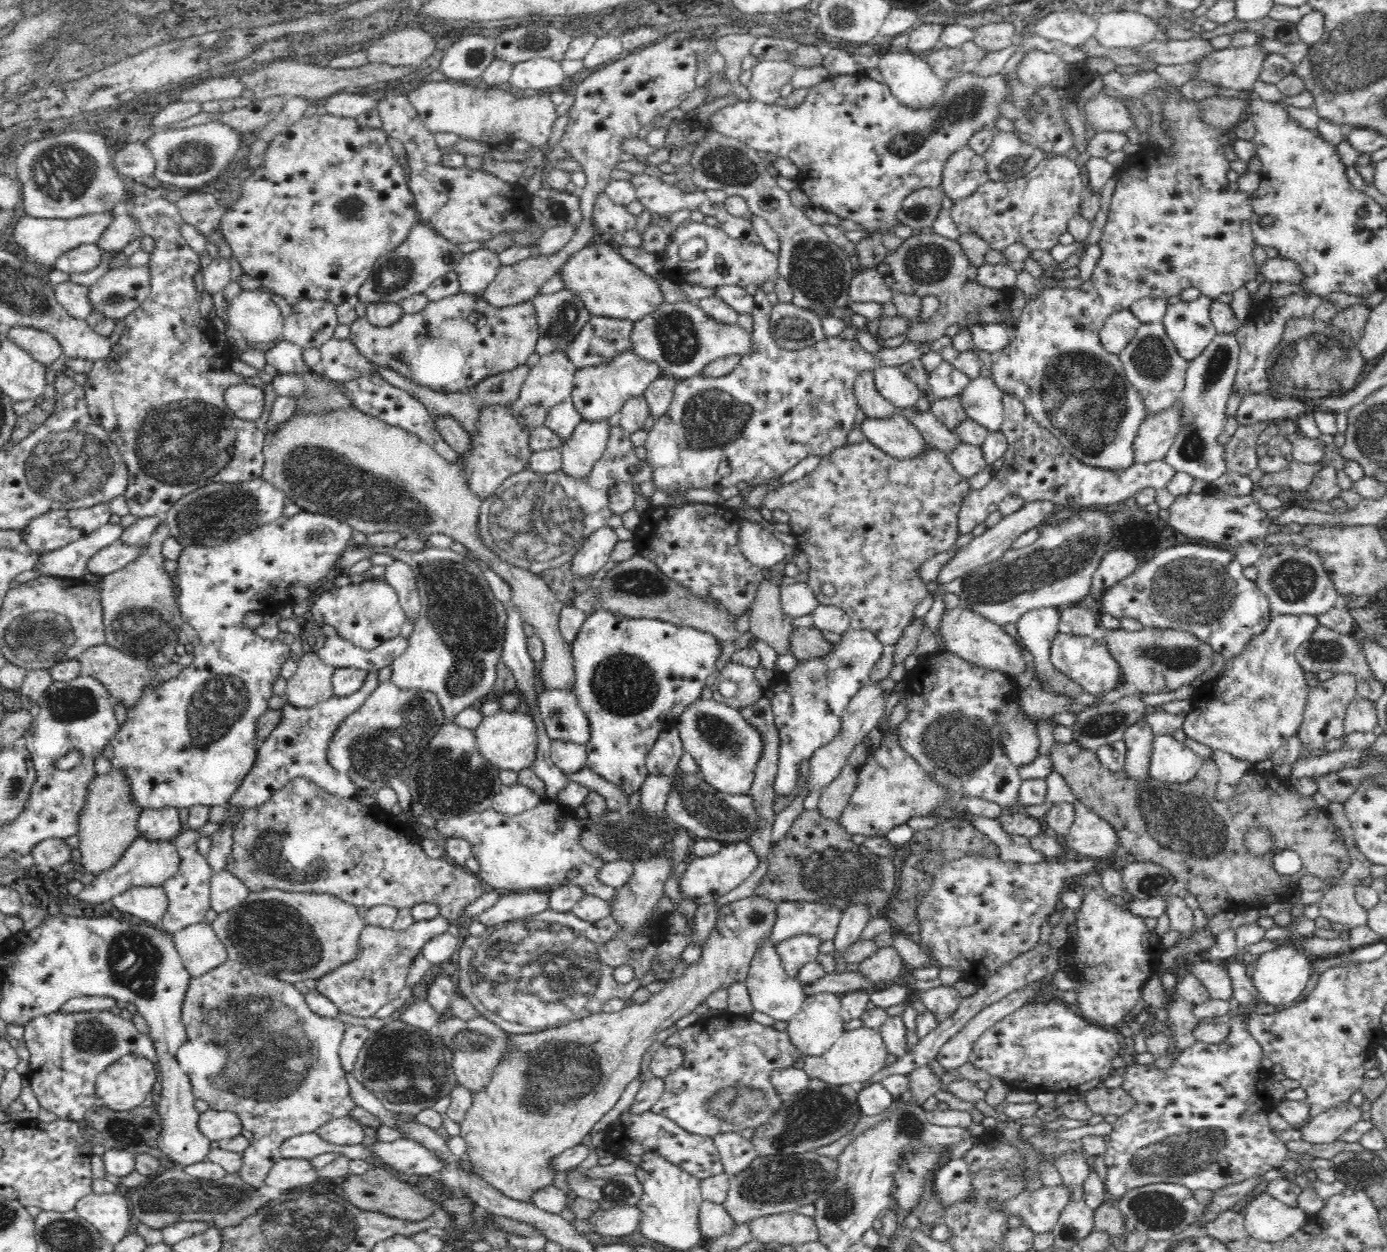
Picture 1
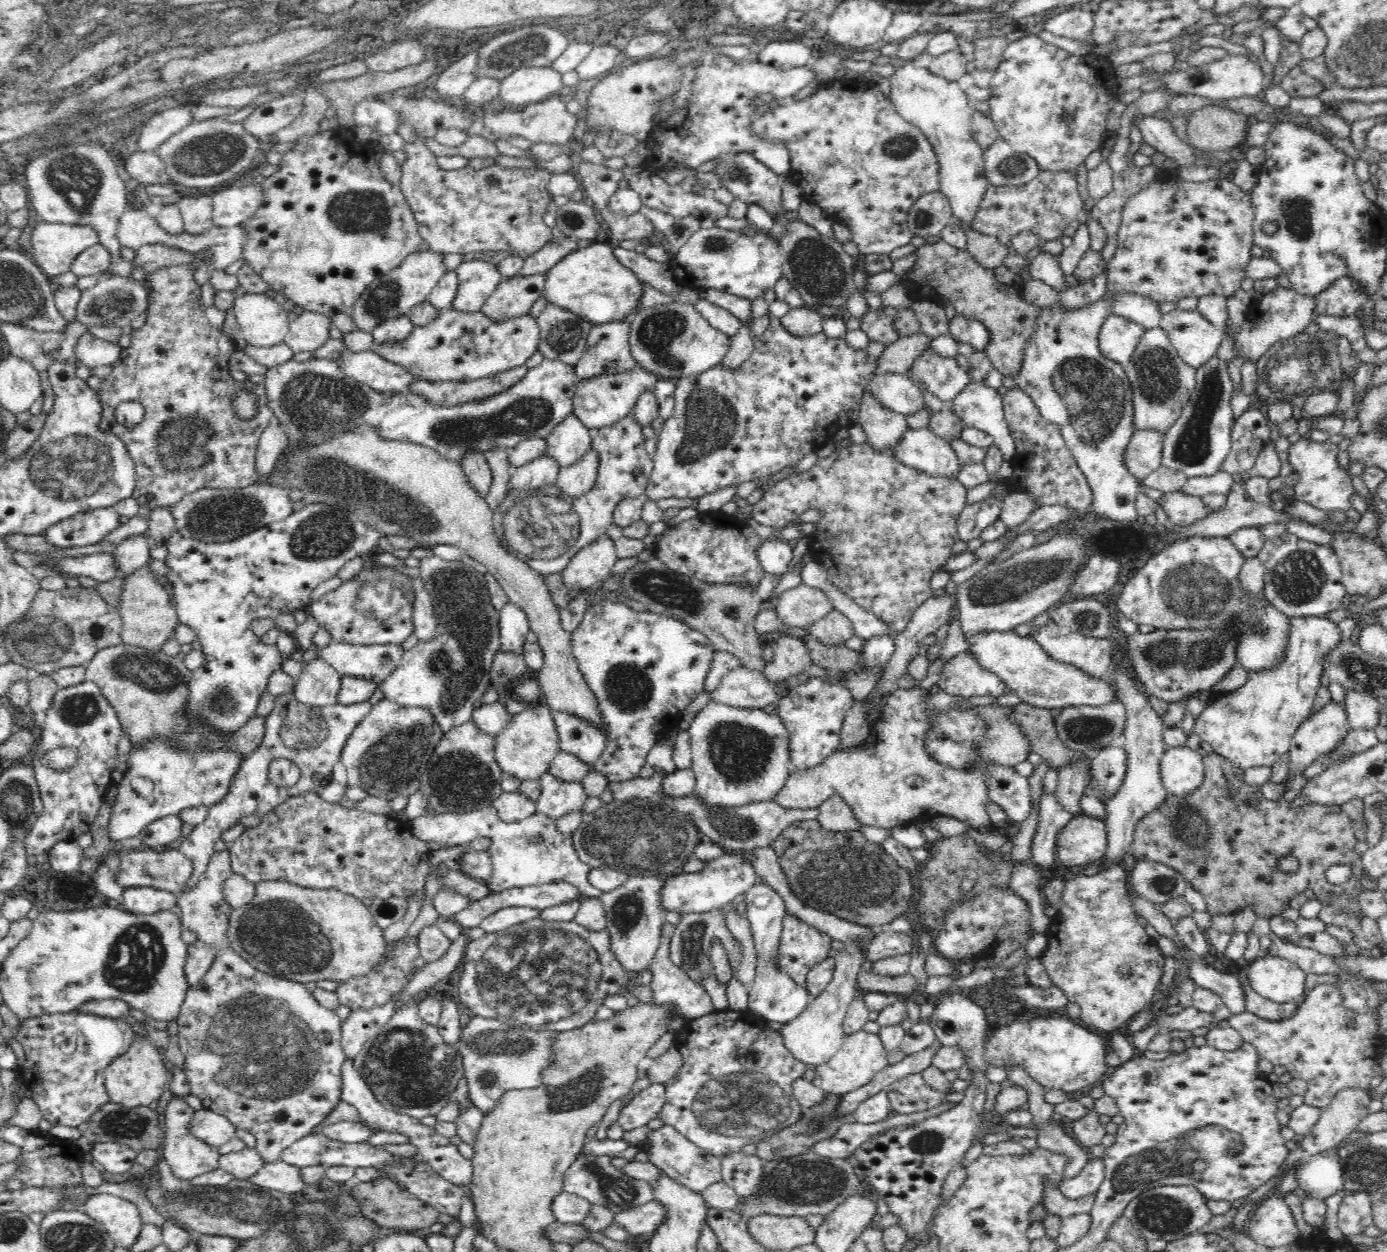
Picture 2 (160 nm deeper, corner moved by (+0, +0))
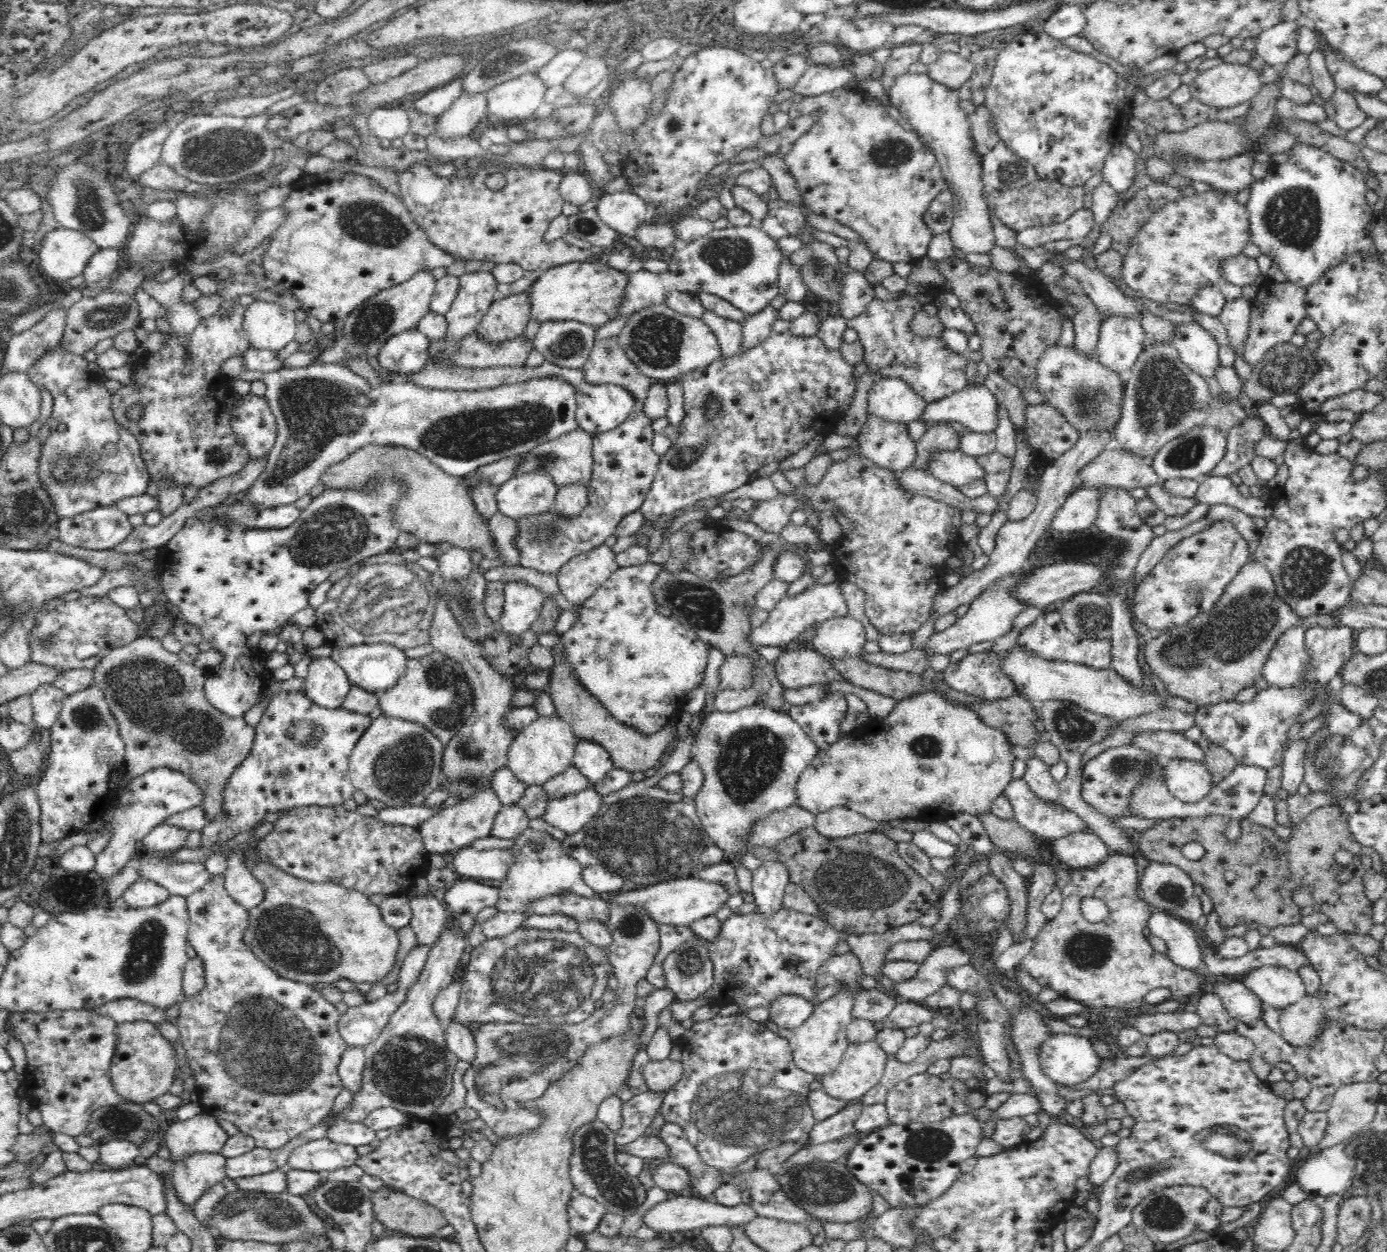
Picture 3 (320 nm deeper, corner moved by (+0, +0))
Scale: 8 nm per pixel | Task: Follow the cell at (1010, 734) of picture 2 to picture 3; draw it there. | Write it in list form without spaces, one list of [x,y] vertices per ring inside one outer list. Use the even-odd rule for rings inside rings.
[[[926,690],[922,694],[914,694],[910,698],[898,700],[890,714],[883,719],[873,721],[873,734],[866,736],[858,736],[854,738],[851,735],[843,735],[836,744],[832,744],[828,750],[819,751],[814,757],[814,760],[806,767],[806,770],[800,774],[796,784],[796,805],[805,808],[812,814],[820,814],[830,810],[836,806],[845,806],[858,814],[861,814],[867,819],[874,822],[887,823],[890,820],[907,820],[910,818],[922,819],[924,821],[938,820],[946,818],[950,814],[968,813],[971,815],[980,816],[982,813],[987,813],[991,810],[991,804],[996,800],[996,797],[1004,791],[1008,786],[1008,782],[1013,779],[1013,764],[1016,758],[1012,754],[1012,744],[1008,741],[1008,737],[1002,731],[994,729],[991,726],[986,726],[982,719],[975,713],[975,710],[961,703],[948,702],[940,693],[933,690]]]

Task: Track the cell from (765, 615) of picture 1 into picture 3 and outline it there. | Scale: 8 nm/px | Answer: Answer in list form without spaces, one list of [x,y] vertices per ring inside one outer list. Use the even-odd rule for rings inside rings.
[[[812,647],[783,648],[774,664],[778,681],[790,690],[842,680],[841,674],[832,667],[830,658]]]

